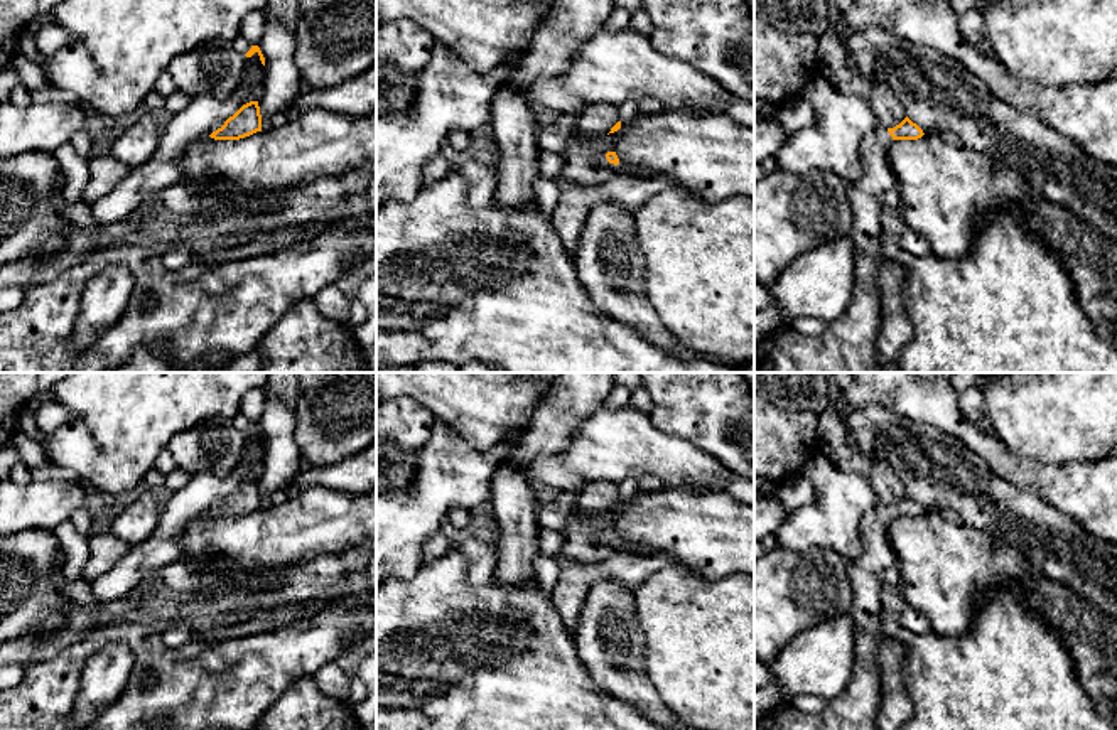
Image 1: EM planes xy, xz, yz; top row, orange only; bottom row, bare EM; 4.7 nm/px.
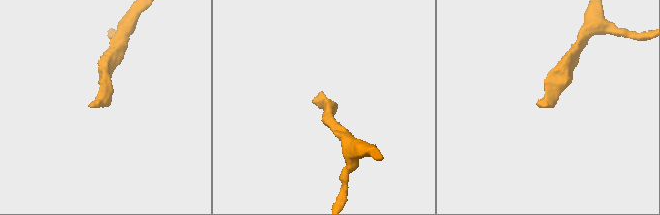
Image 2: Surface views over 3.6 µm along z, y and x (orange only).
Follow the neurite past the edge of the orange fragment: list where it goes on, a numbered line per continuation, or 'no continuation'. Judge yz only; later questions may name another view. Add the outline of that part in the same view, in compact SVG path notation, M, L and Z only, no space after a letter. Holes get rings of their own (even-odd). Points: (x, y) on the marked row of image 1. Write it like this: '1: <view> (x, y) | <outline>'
1: yz (849, 344) | M888 128L871 132L859 153L862 175L849 185L855 287L847 312L813 337L783 324L754 344L754 373L882 373L877 337L882 309L879 266L884 260L879 217L884 206L879 196L896 187L888 157L893 143Z

